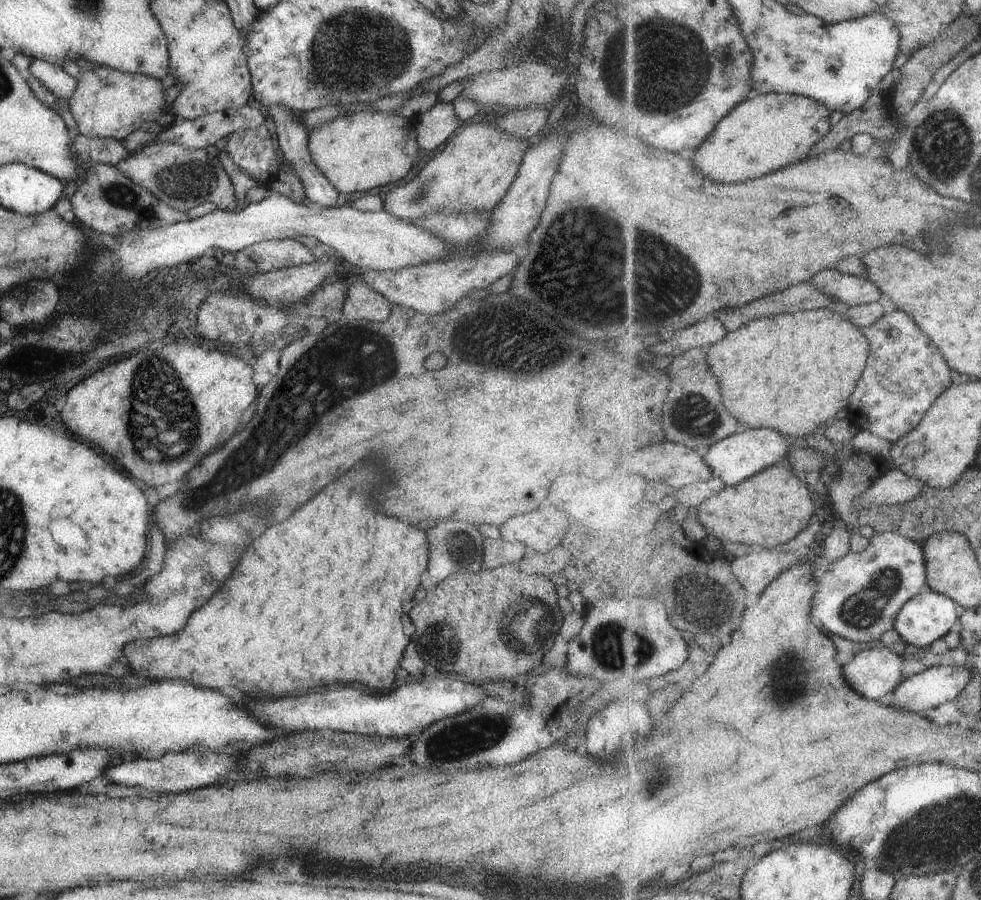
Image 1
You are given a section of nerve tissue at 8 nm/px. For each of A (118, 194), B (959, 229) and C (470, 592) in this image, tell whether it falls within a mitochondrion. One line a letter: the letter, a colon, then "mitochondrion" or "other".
A: mitochondrion
B: other
C: other

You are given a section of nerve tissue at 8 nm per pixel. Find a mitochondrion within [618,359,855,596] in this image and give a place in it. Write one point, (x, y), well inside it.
(695, 417)

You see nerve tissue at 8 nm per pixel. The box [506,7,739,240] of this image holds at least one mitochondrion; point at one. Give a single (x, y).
(667, 43)

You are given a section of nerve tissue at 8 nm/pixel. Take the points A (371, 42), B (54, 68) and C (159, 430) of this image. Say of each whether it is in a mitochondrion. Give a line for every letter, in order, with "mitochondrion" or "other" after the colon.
A: mitochondrion
B: other
C: mitochondrion

